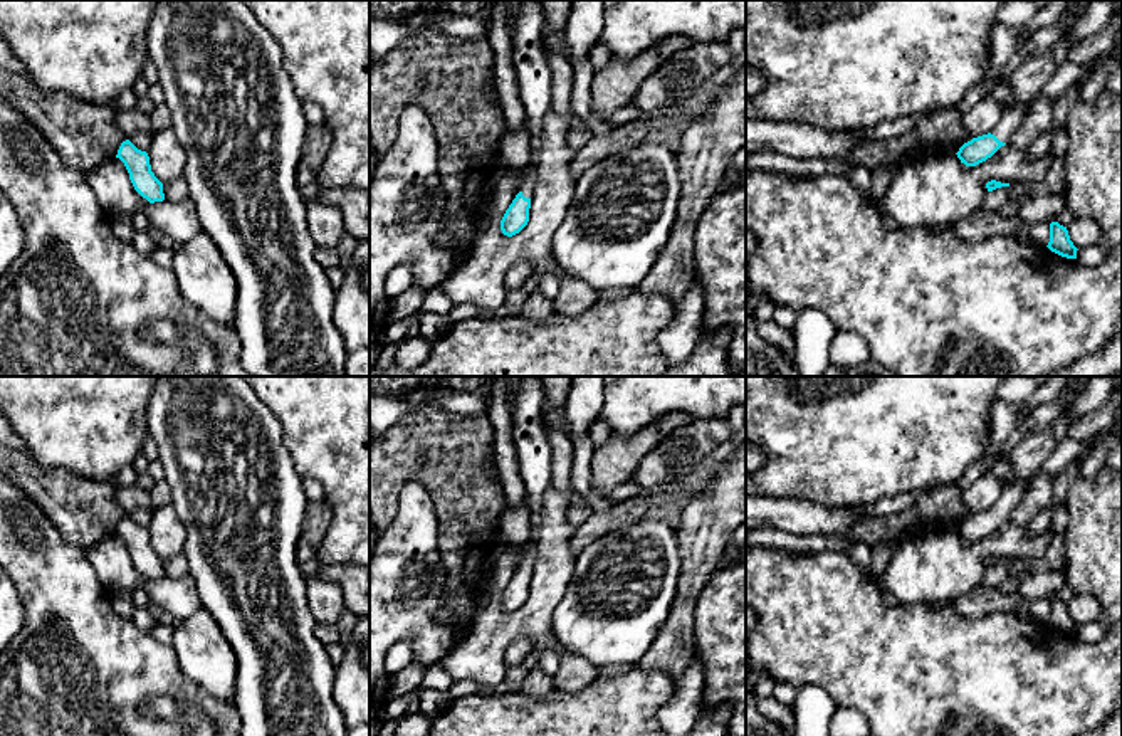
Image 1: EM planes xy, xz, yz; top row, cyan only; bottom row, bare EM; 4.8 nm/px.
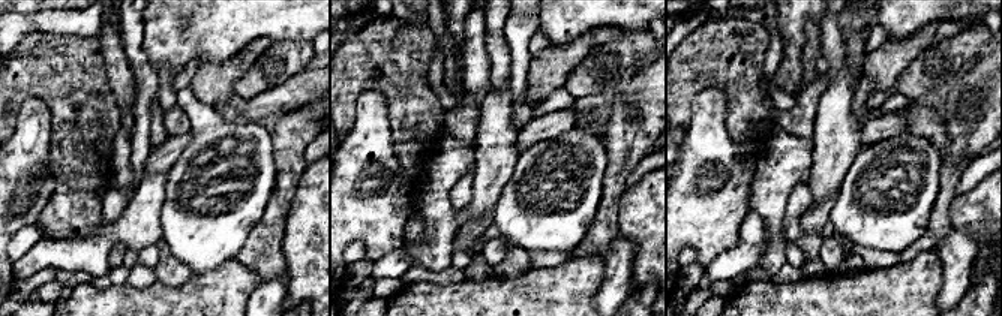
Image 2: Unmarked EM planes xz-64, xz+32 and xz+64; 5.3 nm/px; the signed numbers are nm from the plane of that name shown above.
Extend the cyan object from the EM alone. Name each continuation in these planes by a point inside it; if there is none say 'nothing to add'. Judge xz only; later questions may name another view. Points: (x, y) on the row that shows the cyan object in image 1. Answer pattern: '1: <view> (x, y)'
1: xz (529, 59)

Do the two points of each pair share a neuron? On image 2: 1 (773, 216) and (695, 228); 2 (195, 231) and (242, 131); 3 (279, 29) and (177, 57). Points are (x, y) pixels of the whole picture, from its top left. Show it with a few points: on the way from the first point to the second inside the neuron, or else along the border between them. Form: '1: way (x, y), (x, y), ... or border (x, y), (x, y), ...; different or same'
1: border (755, 174), (750, 208); different
2: way (201, 205), (201, 186), (234, 156); same
3: way (254, 27), (207, 27), (203, 32); same

